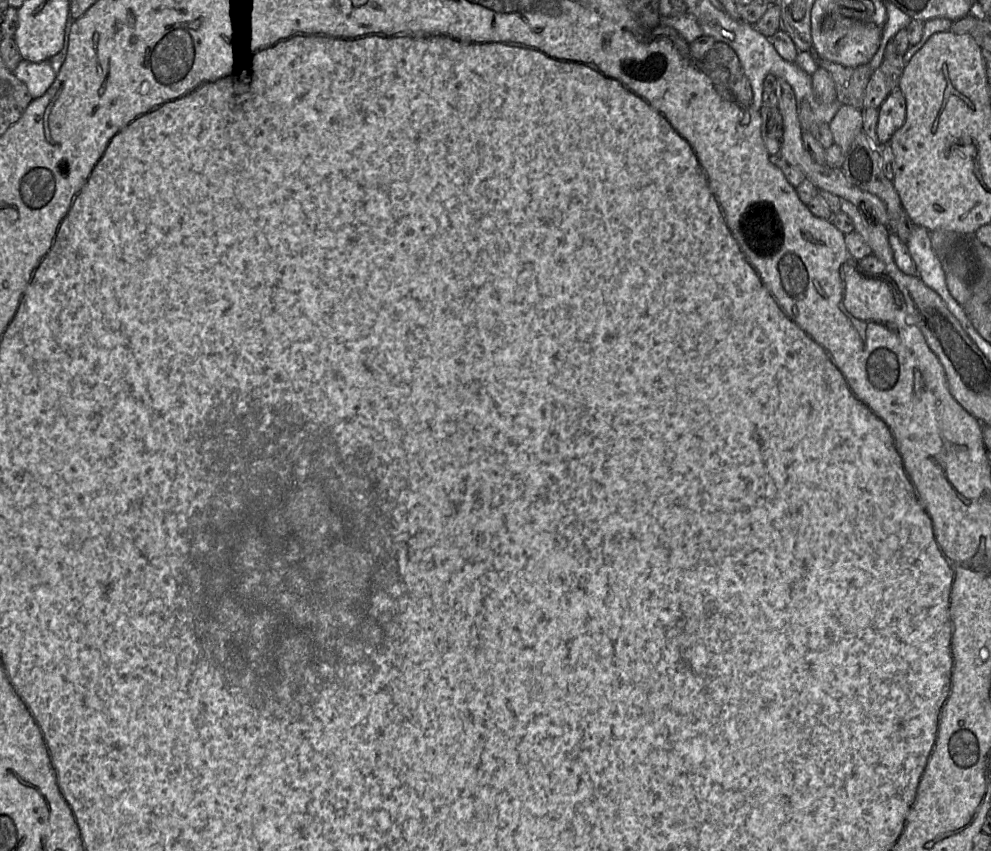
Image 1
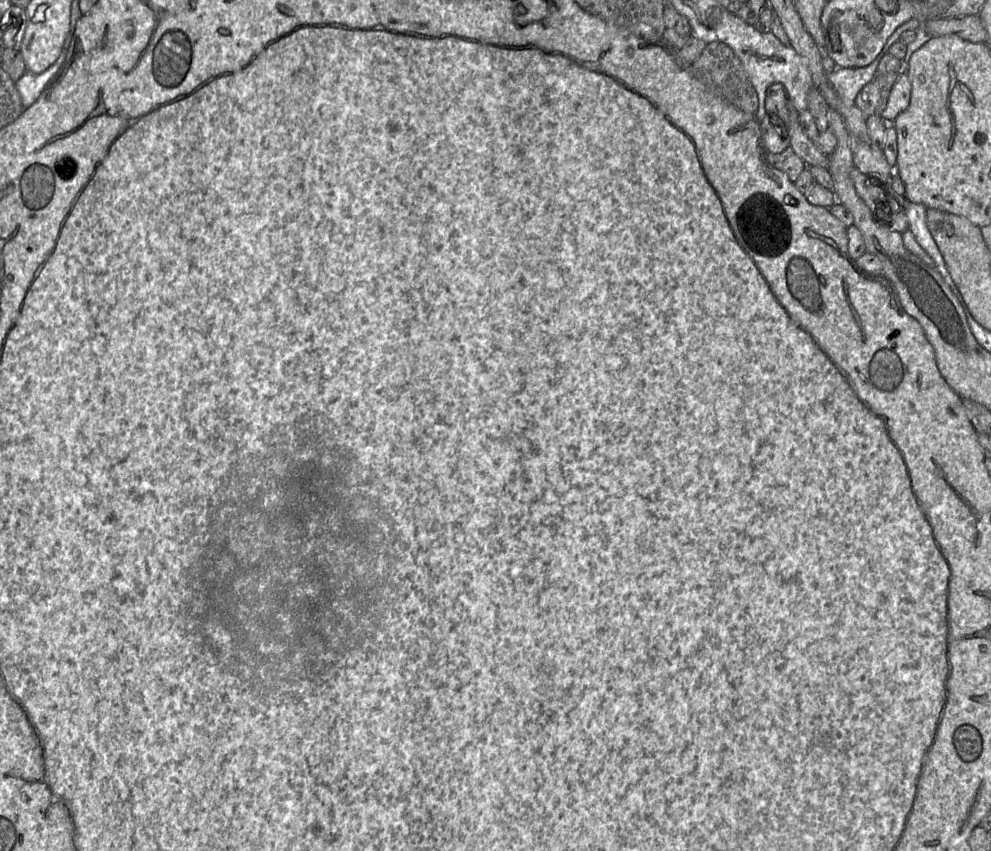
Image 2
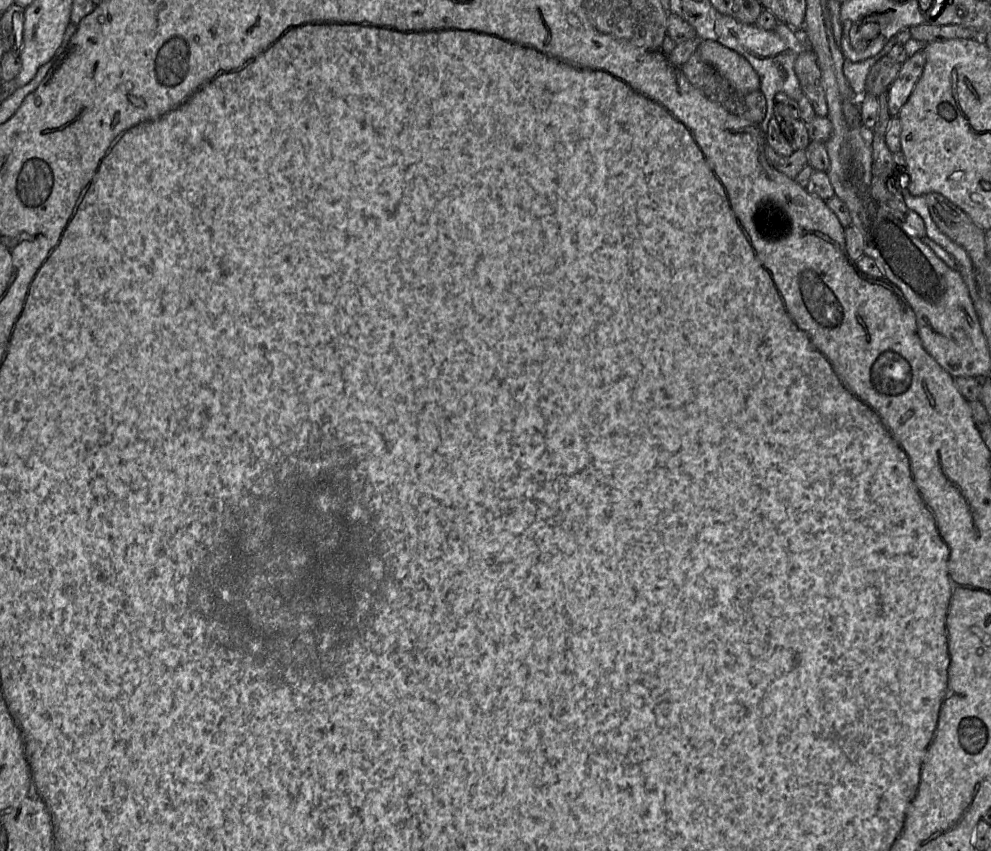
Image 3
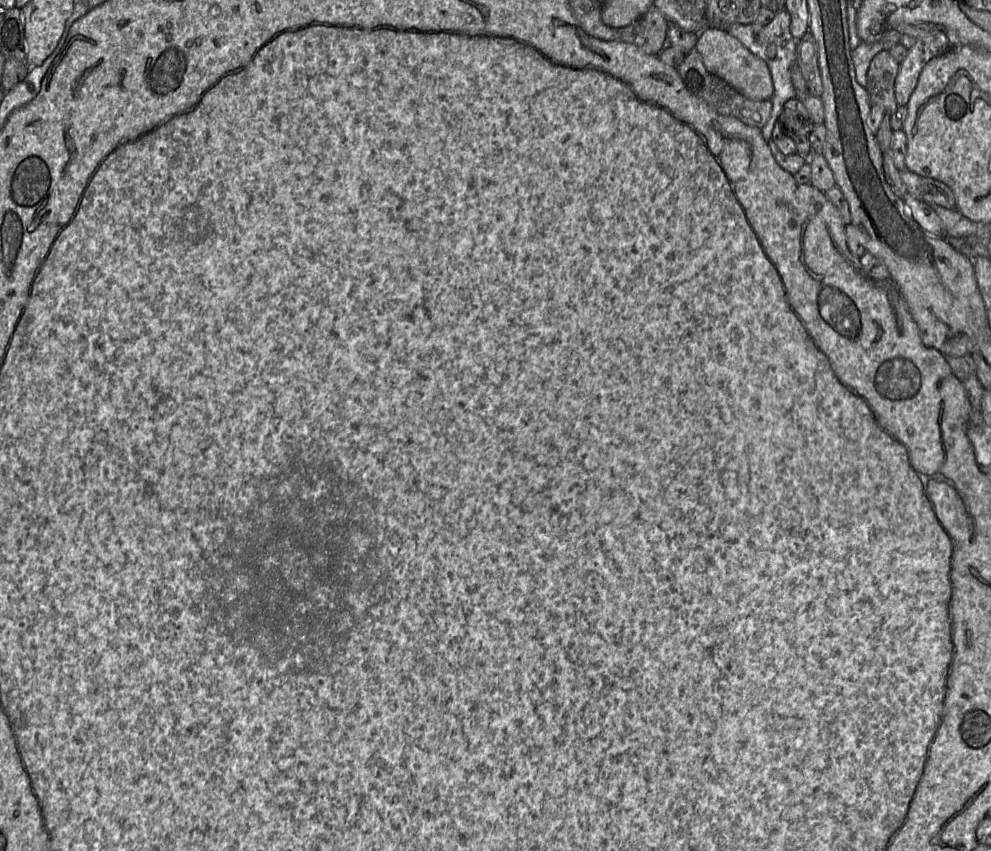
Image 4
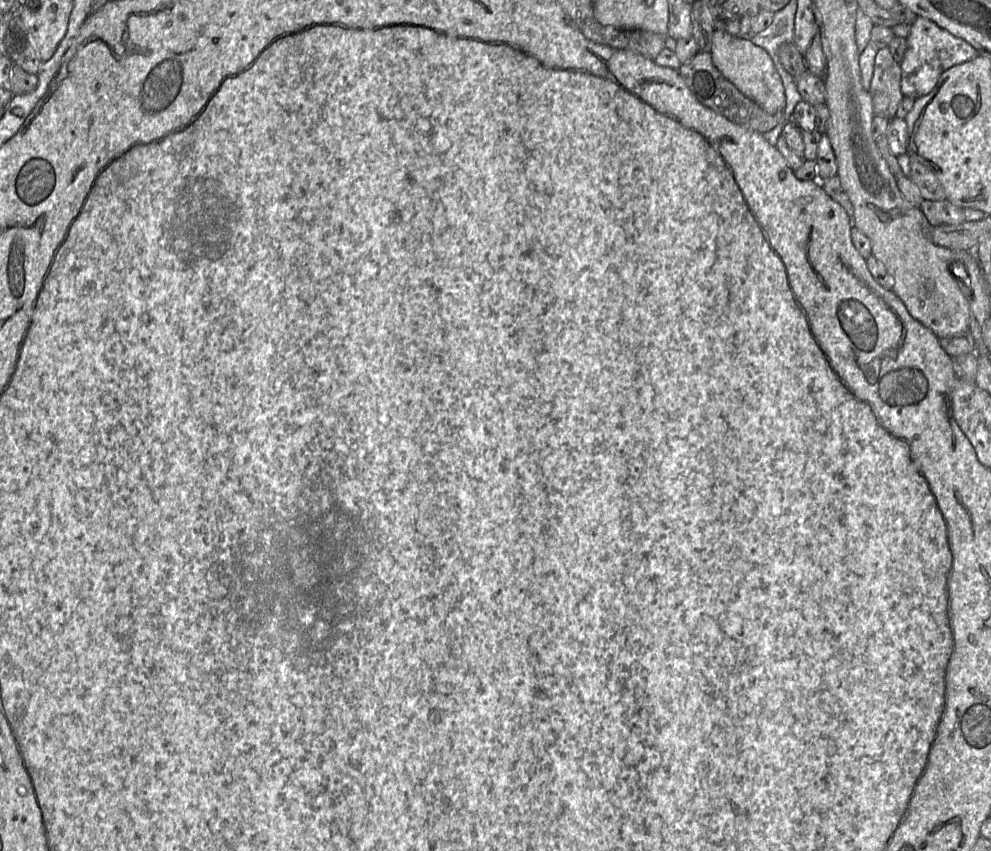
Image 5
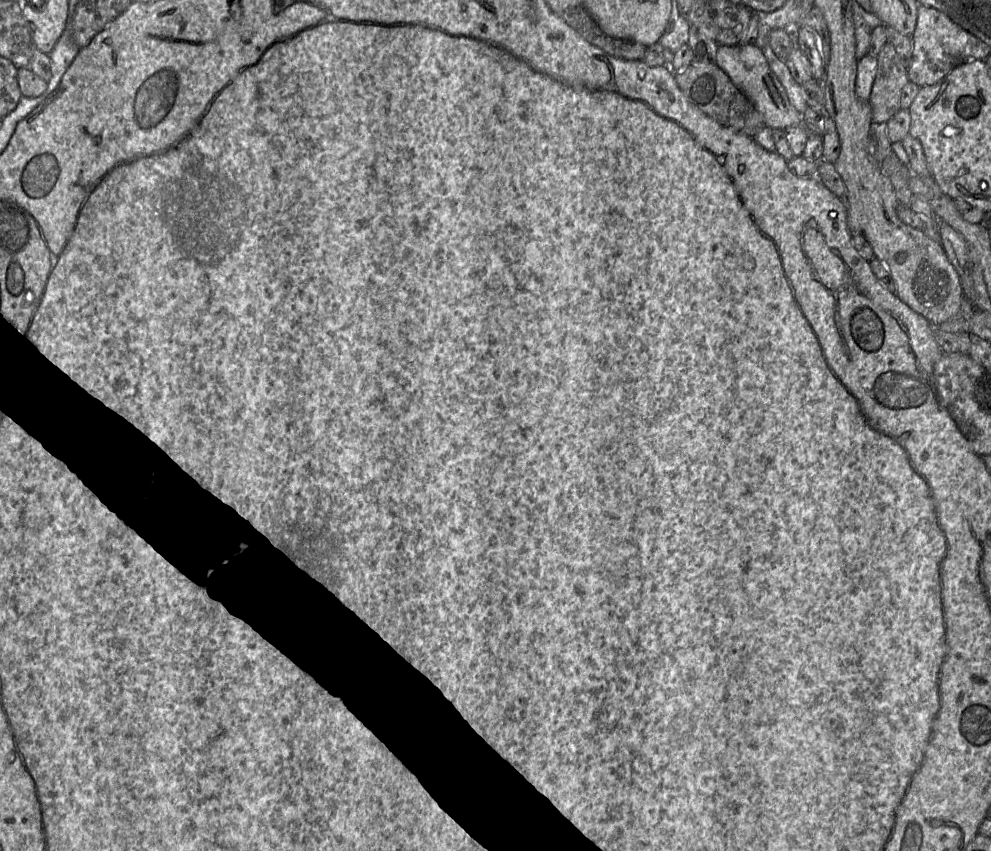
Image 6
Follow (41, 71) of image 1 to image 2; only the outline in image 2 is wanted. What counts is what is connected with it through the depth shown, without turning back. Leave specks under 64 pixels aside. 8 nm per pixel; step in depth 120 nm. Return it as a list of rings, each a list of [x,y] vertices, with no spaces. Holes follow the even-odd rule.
[[[61,51],[58,58],[45,71],[35,74],[26,71],[16,82],[24,110],[32,105],[40,96],[49,81],[55,76],[64,63],[65,53]]]

